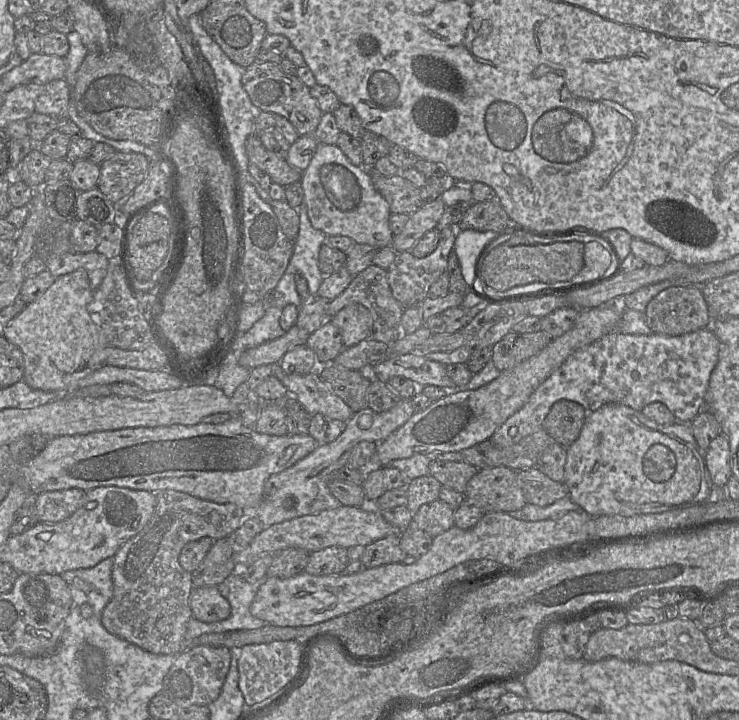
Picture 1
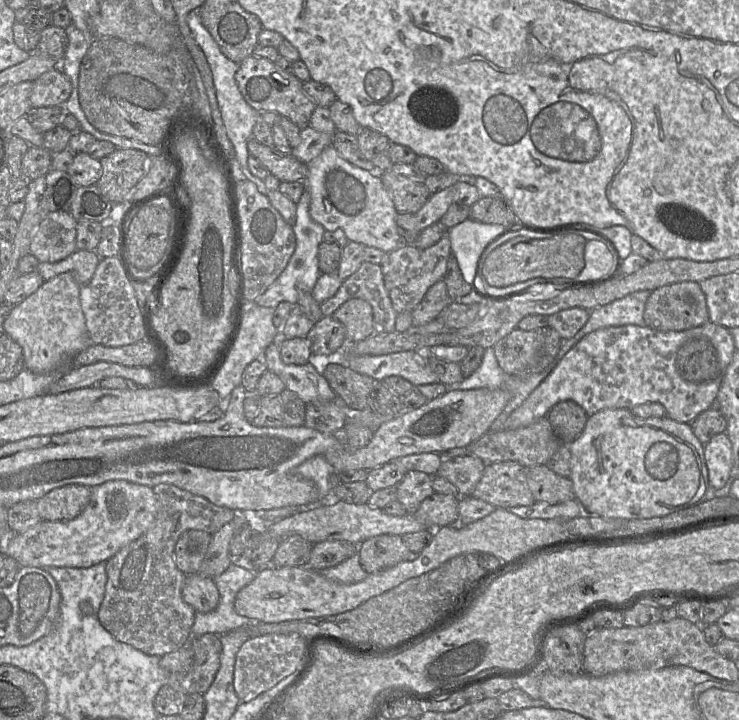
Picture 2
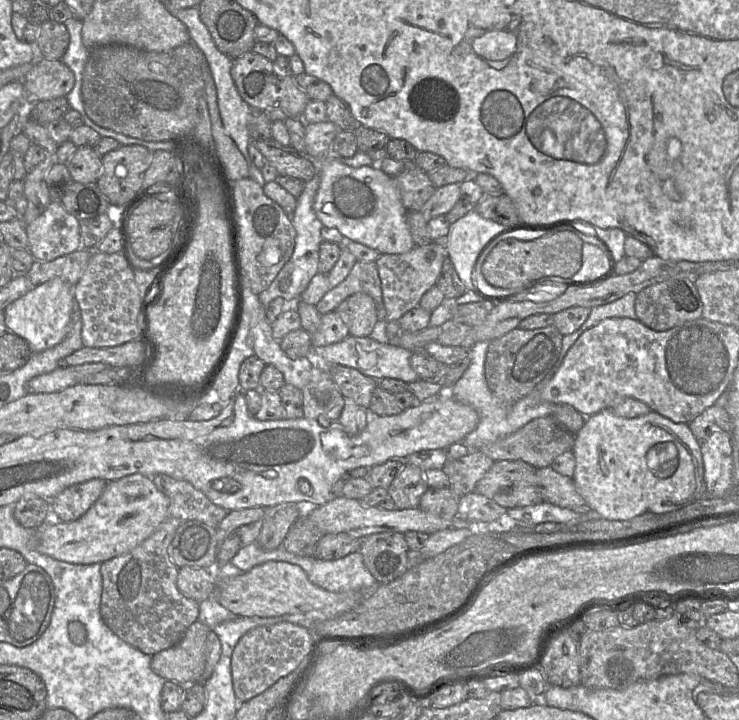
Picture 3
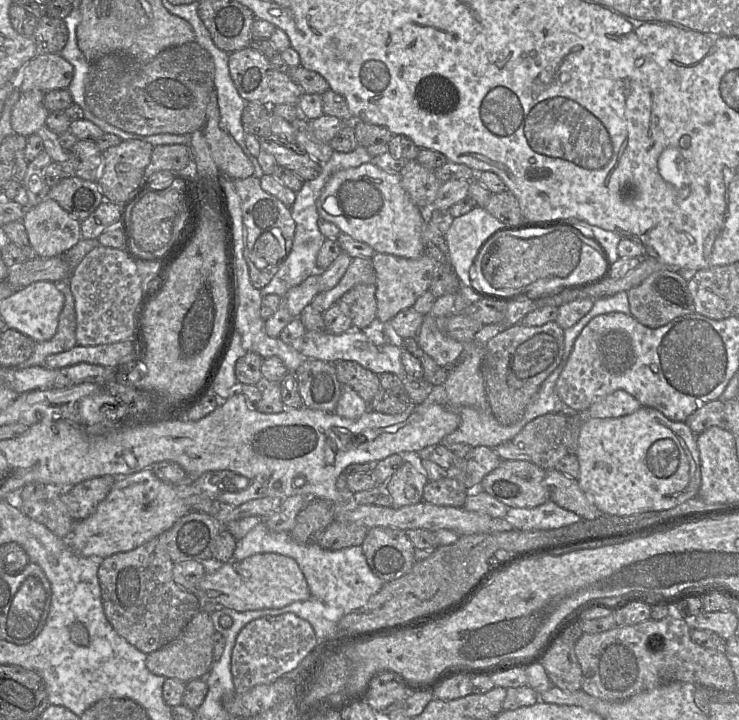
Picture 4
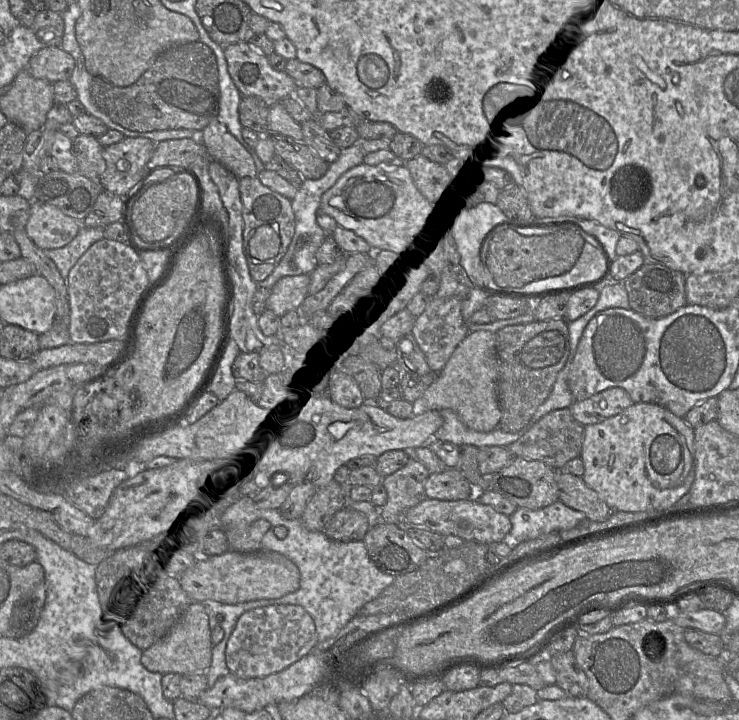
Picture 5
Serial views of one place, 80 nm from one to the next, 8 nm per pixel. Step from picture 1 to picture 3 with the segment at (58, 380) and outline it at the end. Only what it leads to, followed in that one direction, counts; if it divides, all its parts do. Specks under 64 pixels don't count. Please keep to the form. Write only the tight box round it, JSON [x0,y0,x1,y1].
[3,278,75,353]

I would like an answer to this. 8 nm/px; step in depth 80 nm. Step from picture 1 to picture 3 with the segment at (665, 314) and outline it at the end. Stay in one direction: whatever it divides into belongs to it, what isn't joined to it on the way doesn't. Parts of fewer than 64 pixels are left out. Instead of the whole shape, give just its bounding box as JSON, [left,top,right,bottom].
[636,278,703,331]

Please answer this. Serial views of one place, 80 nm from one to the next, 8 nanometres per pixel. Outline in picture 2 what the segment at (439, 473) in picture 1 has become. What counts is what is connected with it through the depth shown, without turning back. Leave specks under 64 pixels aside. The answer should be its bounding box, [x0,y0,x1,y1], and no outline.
[437,453,486,497]

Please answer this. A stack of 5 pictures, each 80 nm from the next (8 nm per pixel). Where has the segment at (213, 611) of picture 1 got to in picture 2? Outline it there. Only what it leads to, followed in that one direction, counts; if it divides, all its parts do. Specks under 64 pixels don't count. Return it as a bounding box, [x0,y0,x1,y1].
[181,573,219,612]

